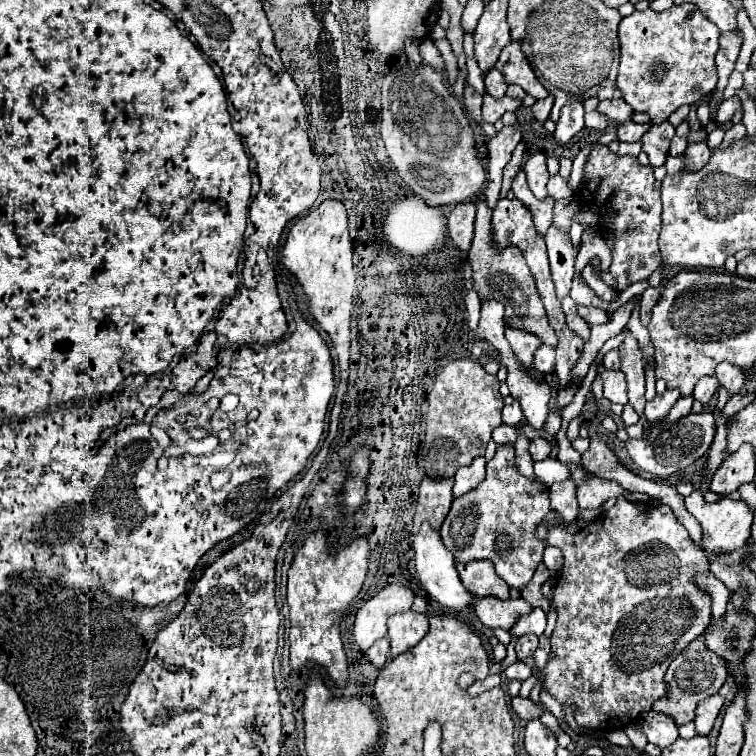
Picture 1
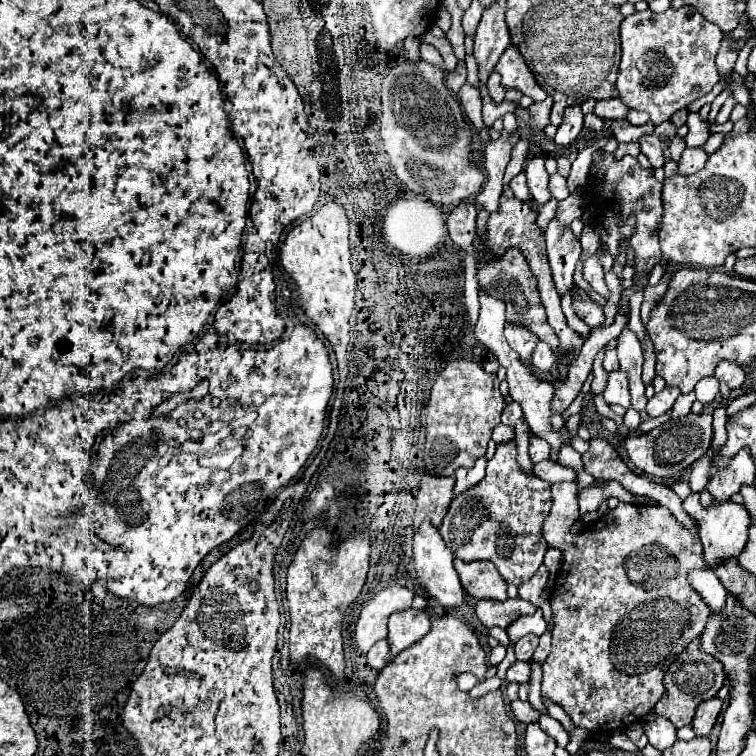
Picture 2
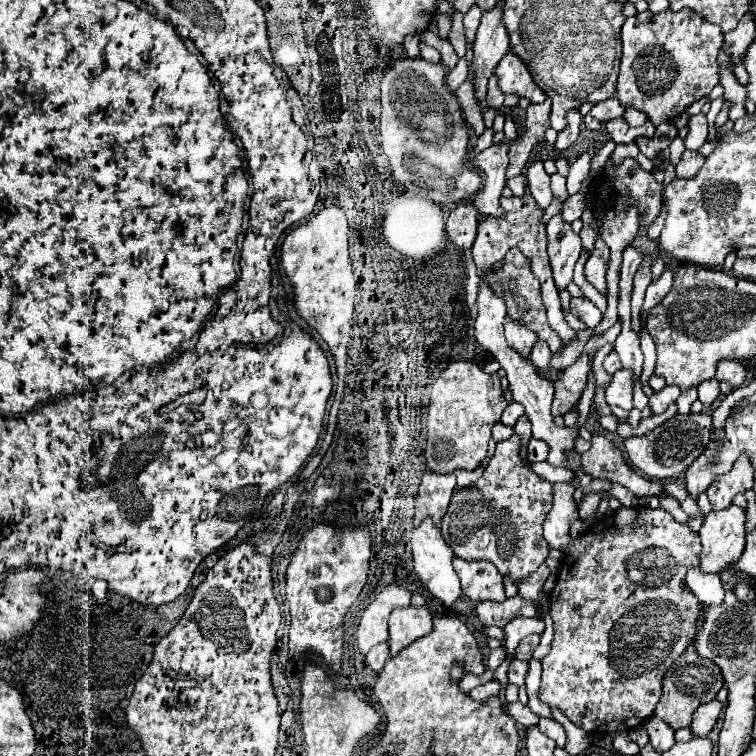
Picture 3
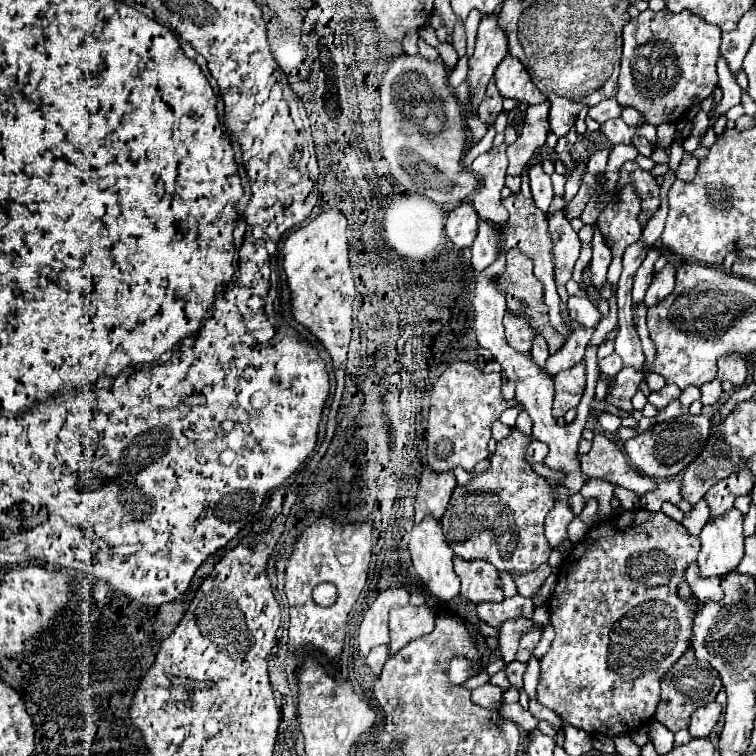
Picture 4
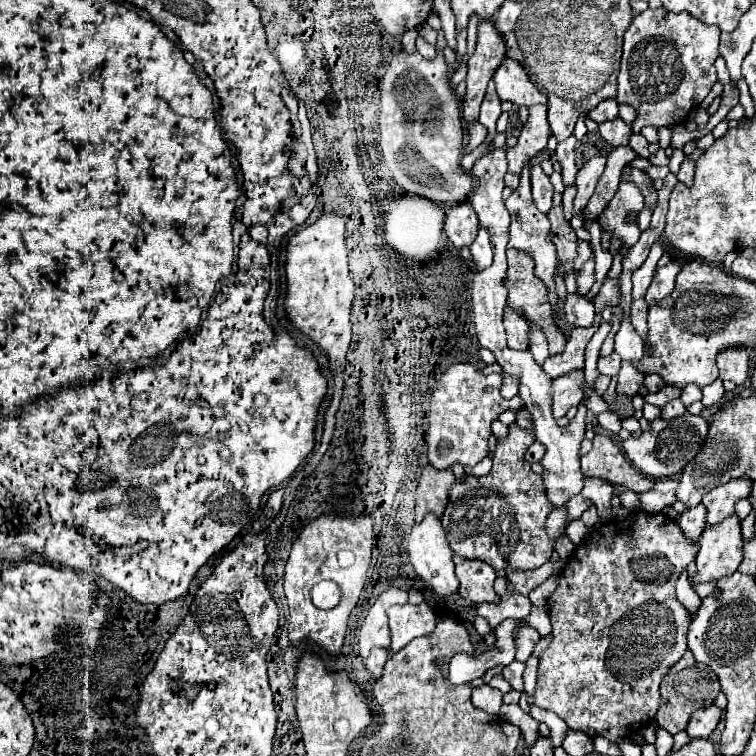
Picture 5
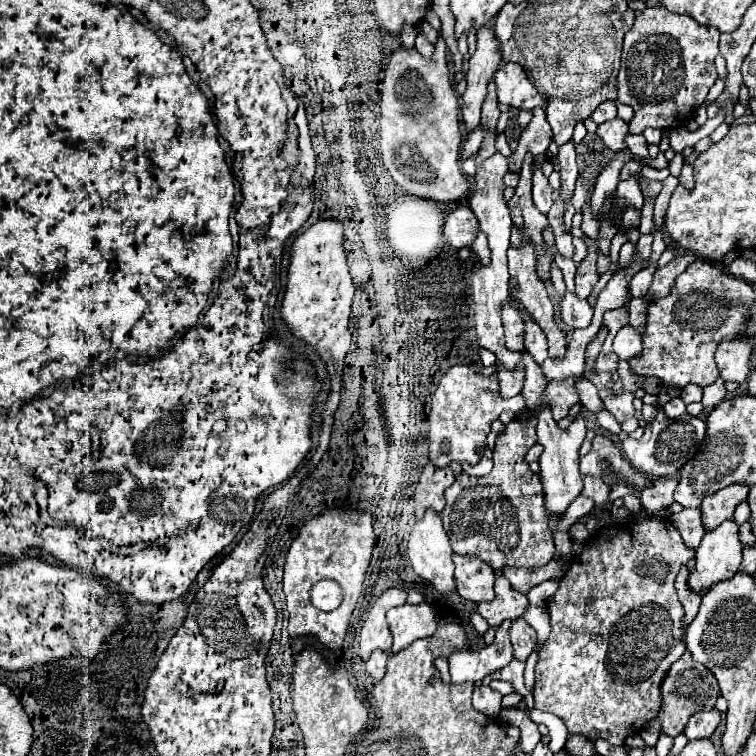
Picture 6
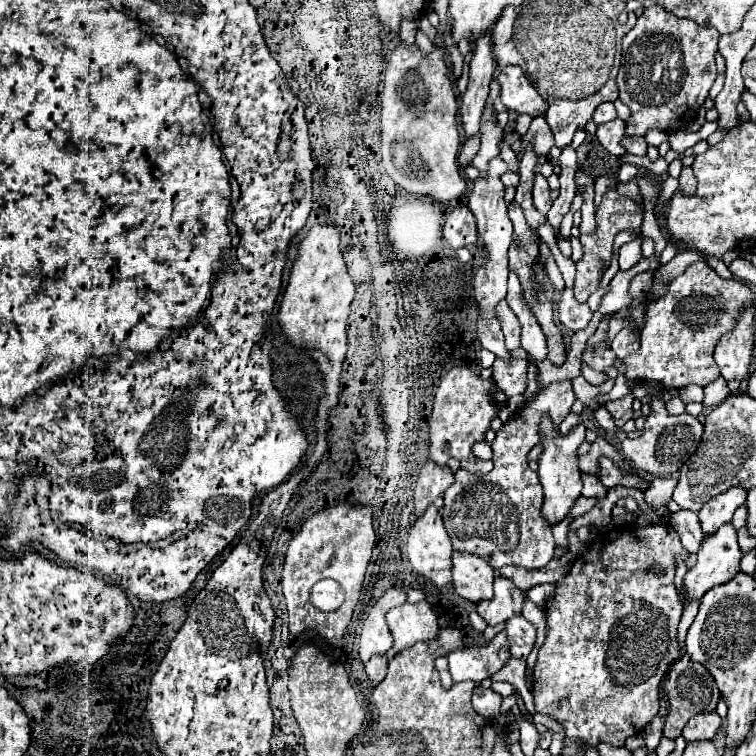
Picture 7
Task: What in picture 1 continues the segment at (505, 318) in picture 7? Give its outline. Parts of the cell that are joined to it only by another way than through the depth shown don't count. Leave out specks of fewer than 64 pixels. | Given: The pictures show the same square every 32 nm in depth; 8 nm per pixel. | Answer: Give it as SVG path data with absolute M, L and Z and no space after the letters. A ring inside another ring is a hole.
M506 328L506 340L510 342L516 358L526 366L526 368L532 368L532 360L534 360L534 352L540 344L540 340L530 334L530 332L522 332L518 328Z

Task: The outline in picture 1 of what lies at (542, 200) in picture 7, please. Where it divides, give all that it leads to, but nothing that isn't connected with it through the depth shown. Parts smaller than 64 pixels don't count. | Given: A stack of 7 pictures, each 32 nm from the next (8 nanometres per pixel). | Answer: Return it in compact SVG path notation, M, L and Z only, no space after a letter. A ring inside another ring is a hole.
M542 152L530 154L524 172L528 176L528 186L534 192L536 198L548 198L546 182L548 182L548 172L546 172L546 156Z

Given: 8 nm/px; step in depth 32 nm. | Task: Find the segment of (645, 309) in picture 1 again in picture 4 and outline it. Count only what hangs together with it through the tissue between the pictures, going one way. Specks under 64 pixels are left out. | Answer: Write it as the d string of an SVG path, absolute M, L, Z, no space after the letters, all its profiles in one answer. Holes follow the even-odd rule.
M666 264L652 280L648 292L646 292L646 306L658 304L660 300L664 300L672 290L674 290L674 278L676 278L676 266L674 264Z

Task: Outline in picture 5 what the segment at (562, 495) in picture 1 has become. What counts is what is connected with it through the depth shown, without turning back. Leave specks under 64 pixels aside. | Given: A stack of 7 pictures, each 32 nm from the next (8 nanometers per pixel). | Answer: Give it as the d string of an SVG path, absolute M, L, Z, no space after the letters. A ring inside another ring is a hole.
M565 507L555 508L548 515L546 521L546 532L549 538L555 543L565 532L568 513ZM638 512L638 514L630 514L622 522L608 522L608 524L594 528L588 534L588 538L568 558L562 574L558 576L558 588L548 598L548 614L550 614L550 622L552 622L552 640L550 640L548 648L540 654L534 704L558 714L568 724L570 730L578 730L578 732L584 732L588 736L604 736L614 744L620 742L622 738L634 734L638 728L642 728L650 720L654 720L656 710L660 706L660 682L666 676L666 672L670 670L670 666L674 662L678 662L688 648L686 646L686 632L690 626L690 616L688 616L688 610L678 602L676 592L674 592L674 584L676 584L680 572L686 568L686 562L695 561L698 548L699 545L688 542L684 538L682 530L676 526L676 522L664 514Z

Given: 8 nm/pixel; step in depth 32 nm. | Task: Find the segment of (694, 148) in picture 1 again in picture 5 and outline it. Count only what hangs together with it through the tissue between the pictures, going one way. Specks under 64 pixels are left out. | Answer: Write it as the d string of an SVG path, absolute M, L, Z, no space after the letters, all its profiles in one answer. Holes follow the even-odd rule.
M684 158L682 162L682 168L680 168L680 174L678 174L678 180L684 184L684 186L692 186L692 180L694 180L694 162Z

